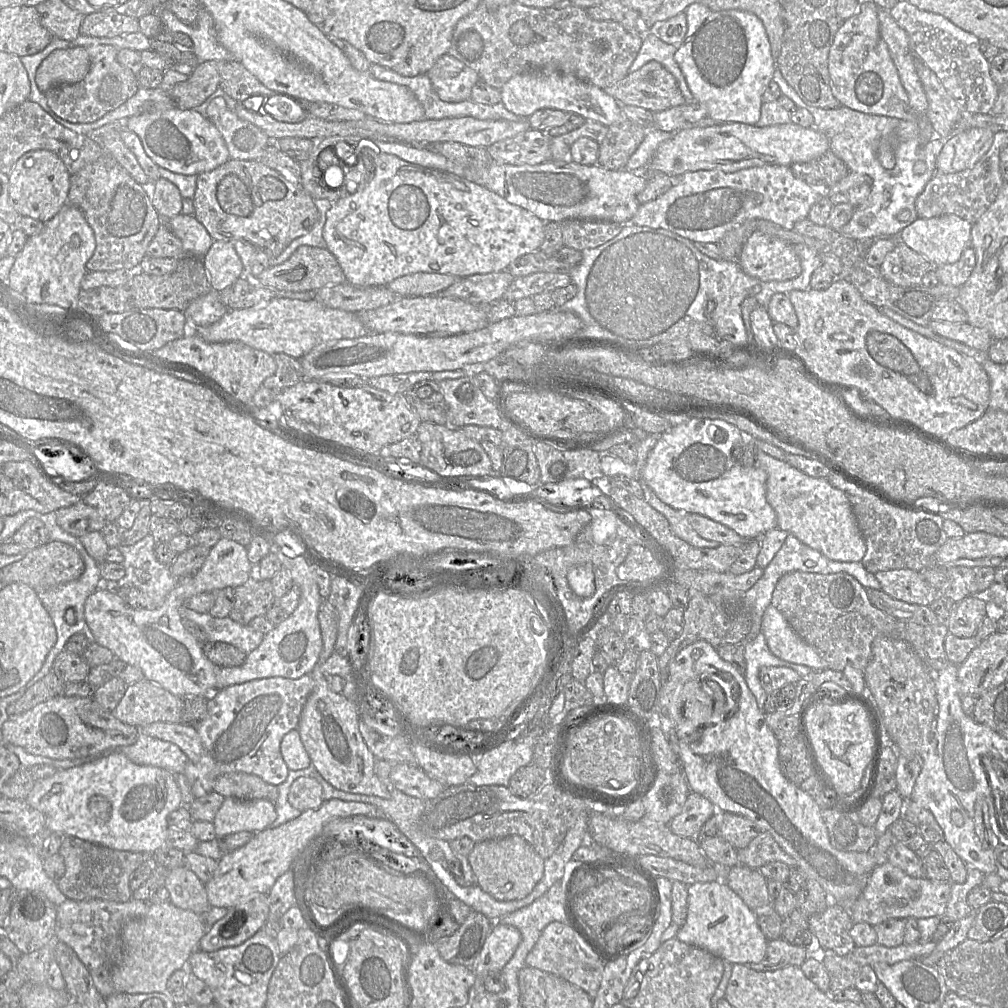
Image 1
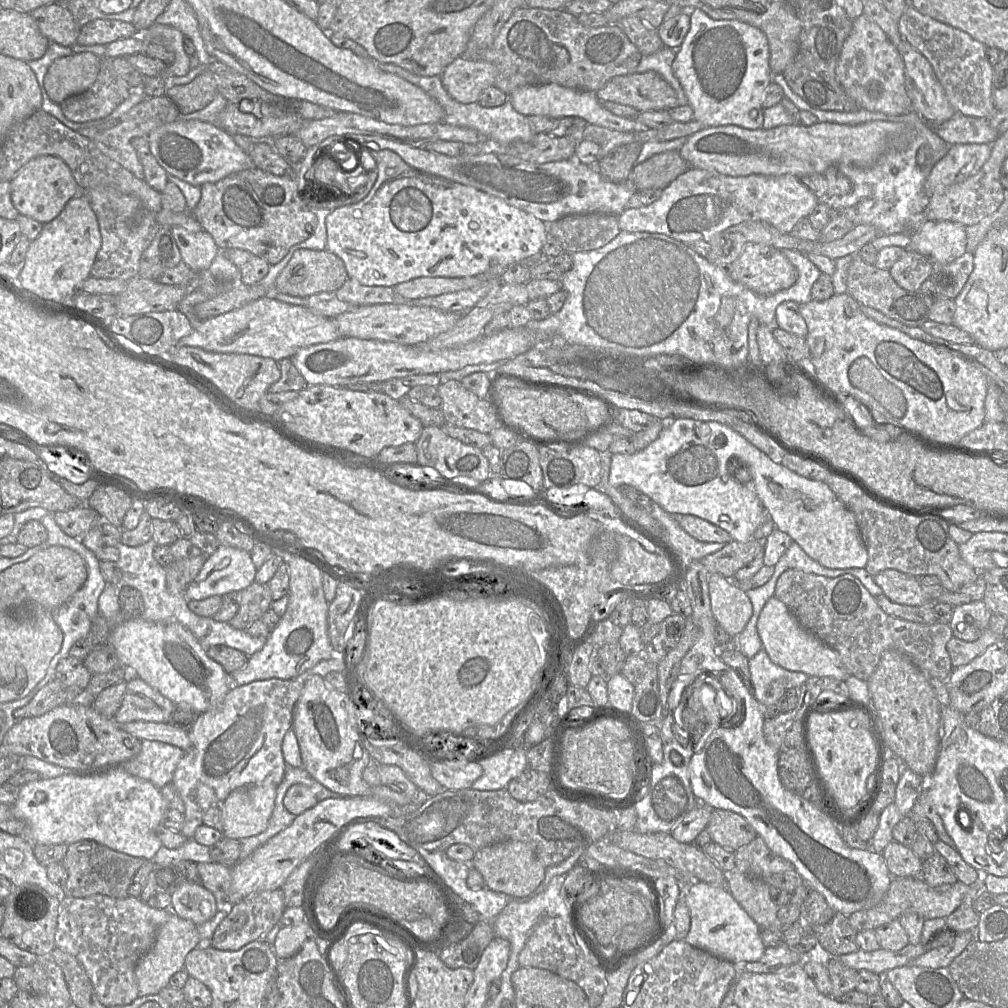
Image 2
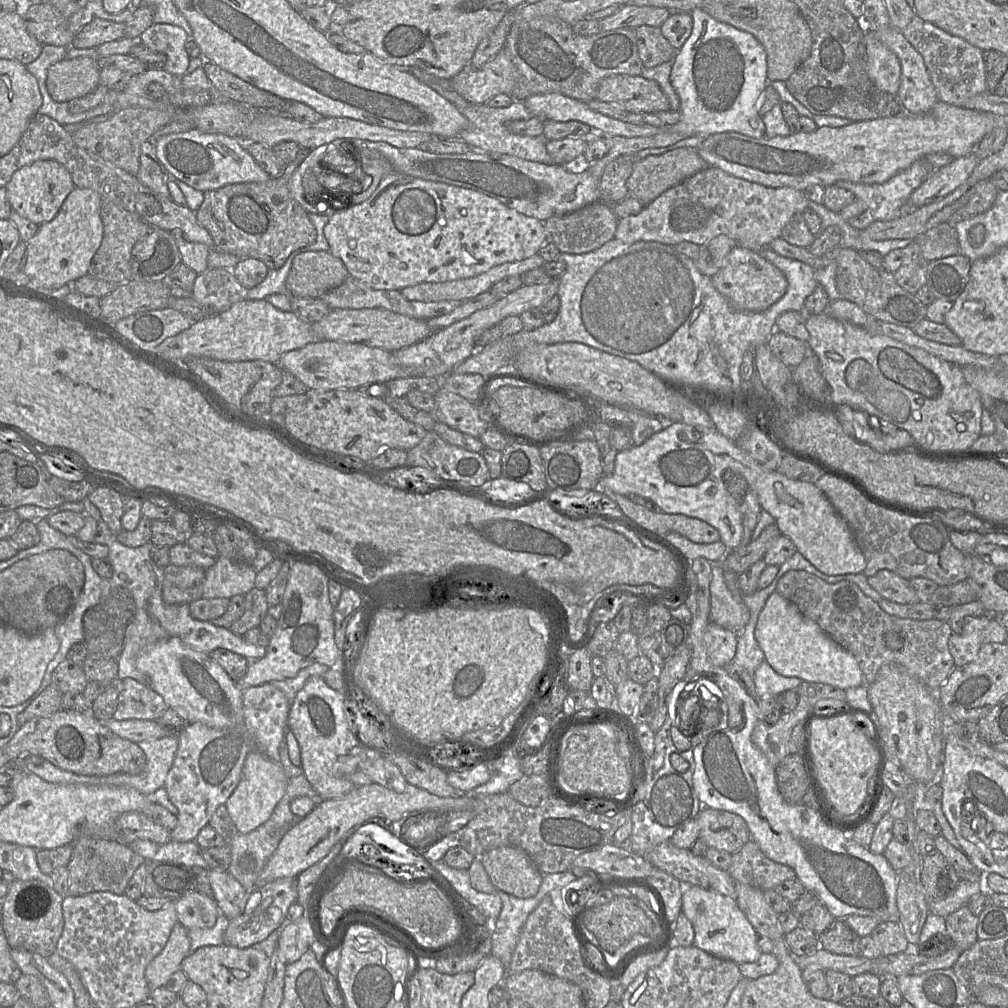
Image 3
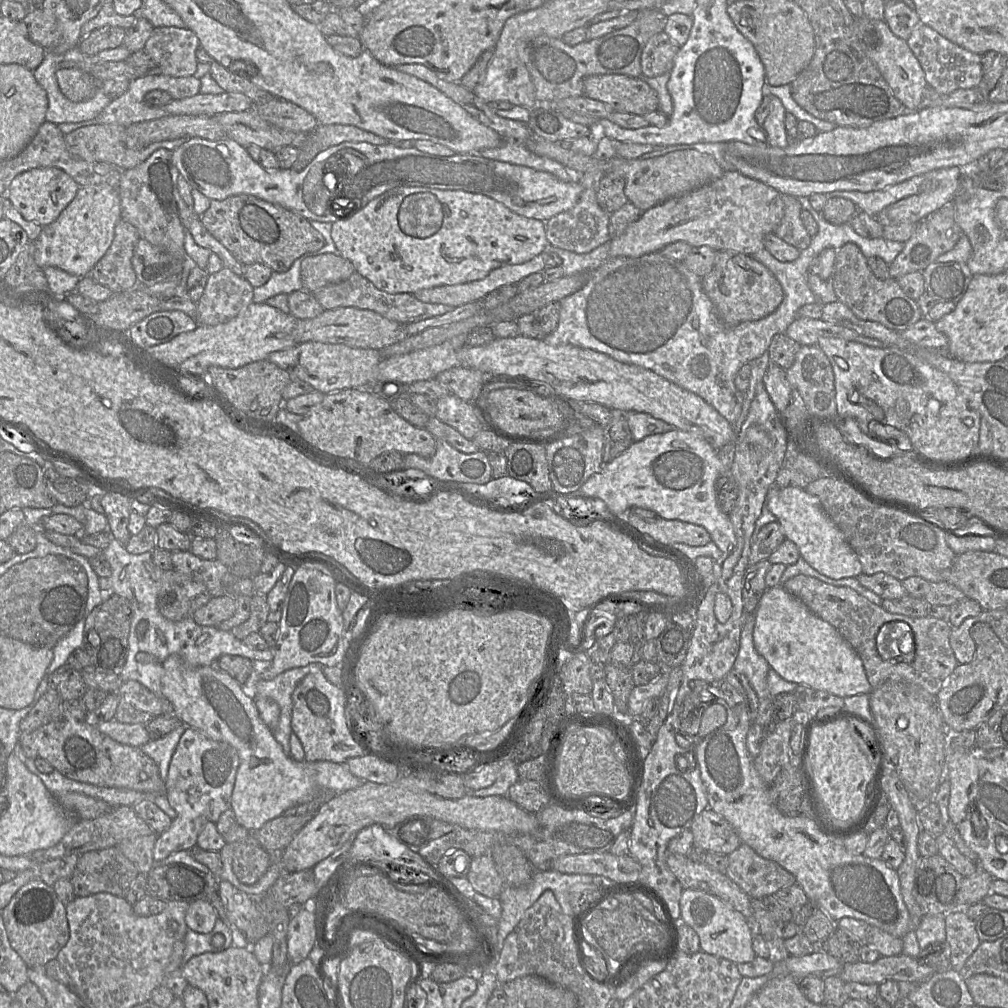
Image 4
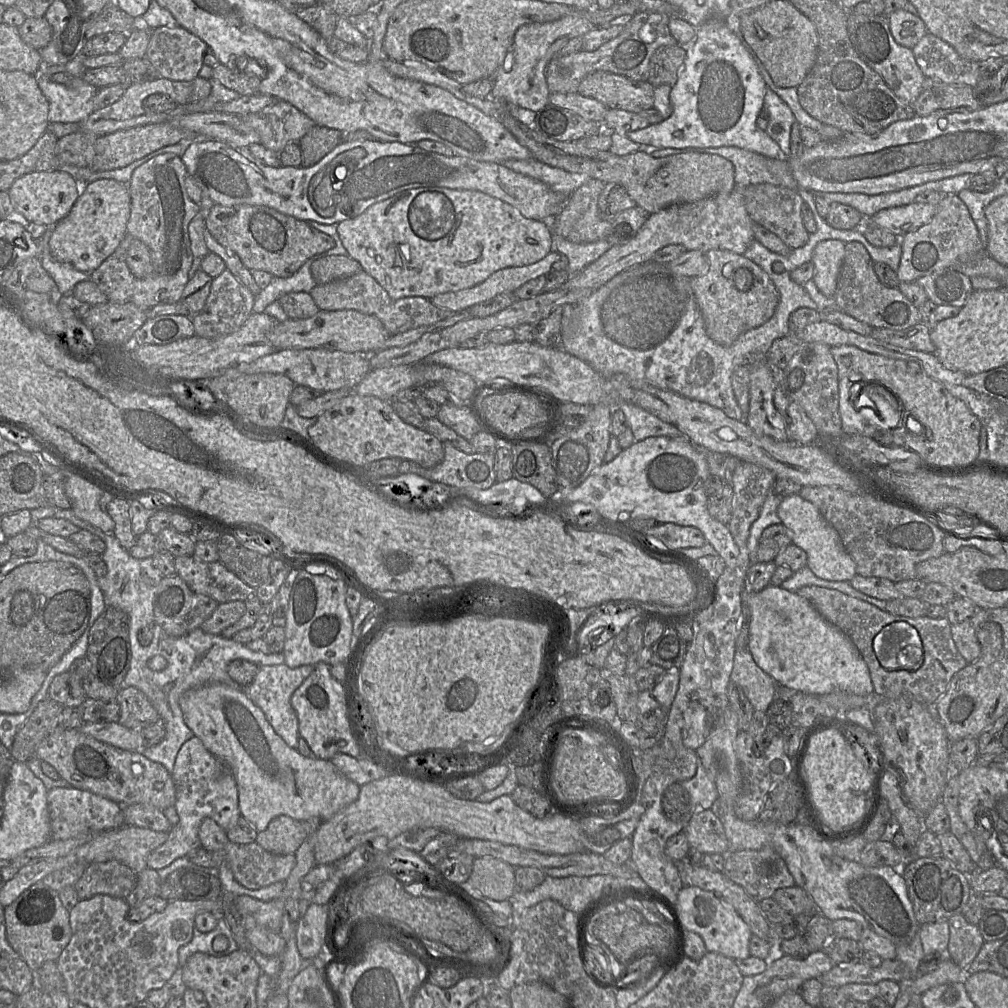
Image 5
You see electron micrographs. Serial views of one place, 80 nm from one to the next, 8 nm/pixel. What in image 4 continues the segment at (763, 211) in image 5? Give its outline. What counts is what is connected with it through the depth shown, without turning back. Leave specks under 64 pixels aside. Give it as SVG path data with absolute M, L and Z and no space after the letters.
M782 194L782 200L784 215L773 234L802 251L809 246L812 239L801 219L802 206L796 197L788 194Z

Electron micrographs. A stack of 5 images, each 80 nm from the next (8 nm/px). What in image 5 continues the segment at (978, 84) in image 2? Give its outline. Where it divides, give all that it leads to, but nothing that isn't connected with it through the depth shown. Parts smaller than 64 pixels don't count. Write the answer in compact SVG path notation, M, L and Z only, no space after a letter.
M931 33L911 49L925 78L974 87L980 80L978 62L963 59L952 46Z

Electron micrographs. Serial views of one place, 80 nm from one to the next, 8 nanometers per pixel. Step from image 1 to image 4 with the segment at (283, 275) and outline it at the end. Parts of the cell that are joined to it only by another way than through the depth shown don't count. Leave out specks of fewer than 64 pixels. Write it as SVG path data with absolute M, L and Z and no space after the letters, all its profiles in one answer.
M339 254L308 256L301 262L302 290L314 293L322 287L348 279L353 273L354 265Z

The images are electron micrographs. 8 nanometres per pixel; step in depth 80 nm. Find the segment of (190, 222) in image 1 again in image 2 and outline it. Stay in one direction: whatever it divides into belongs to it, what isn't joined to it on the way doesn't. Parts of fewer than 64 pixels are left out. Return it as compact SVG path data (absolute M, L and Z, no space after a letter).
M180 226L171 228L171 231L179 248L181 260L195 273L209 270L218 253L212 236L205 230L192 233Z

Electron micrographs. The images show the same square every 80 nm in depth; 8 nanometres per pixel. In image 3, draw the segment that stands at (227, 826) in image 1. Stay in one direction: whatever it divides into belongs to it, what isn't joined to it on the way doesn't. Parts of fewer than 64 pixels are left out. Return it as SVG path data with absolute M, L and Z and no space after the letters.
M257 749L248 754L239 784L225 804L238 833L250 833L269 819L275 806L284 796L287 783L288 777L280 762L271 761Z

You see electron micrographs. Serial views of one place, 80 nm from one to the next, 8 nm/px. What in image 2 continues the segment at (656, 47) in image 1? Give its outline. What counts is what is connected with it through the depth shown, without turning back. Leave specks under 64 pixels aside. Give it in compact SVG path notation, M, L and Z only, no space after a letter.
M663 46L659 51L651 55L642 55L636 68L636 73L655 71L660 74L674 89L679 106L688 104L688 99L678 79L672 71L672 63L680 48Z

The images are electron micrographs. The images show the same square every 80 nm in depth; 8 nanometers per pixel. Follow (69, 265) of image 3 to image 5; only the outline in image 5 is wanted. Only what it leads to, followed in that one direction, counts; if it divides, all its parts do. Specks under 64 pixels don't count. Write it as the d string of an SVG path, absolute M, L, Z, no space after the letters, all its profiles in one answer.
M101 179L88 184L69 214L54 226L49 239L51 256L90 274L114 253L127 235L130 208L128 185L114 179Z

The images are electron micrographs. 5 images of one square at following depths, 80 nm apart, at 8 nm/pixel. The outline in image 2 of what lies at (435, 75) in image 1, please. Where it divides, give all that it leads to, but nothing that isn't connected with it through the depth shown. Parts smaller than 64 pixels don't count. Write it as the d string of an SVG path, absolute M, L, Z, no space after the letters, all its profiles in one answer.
M462 57L451 62L440 75L447 93L456 101L478 102L482 91L494 86L497 69L487 61L472 61Z

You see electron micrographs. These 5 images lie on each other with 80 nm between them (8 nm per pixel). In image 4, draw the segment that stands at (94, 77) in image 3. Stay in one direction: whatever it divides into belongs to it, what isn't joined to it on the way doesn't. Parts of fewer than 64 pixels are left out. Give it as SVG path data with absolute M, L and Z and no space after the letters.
M59 68L55 73L63 95L73 102L88 99L96 88L96 79L79 68Z

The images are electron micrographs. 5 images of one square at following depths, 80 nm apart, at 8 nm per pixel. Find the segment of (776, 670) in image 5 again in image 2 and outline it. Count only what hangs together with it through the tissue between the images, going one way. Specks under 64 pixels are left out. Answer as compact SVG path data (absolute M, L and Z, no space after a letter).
M775 596L763 607L758 617L757 631L770 660L786 670L803 672L808 676L833 677L842 681L850 676L837 652L802 627L787 606Z

